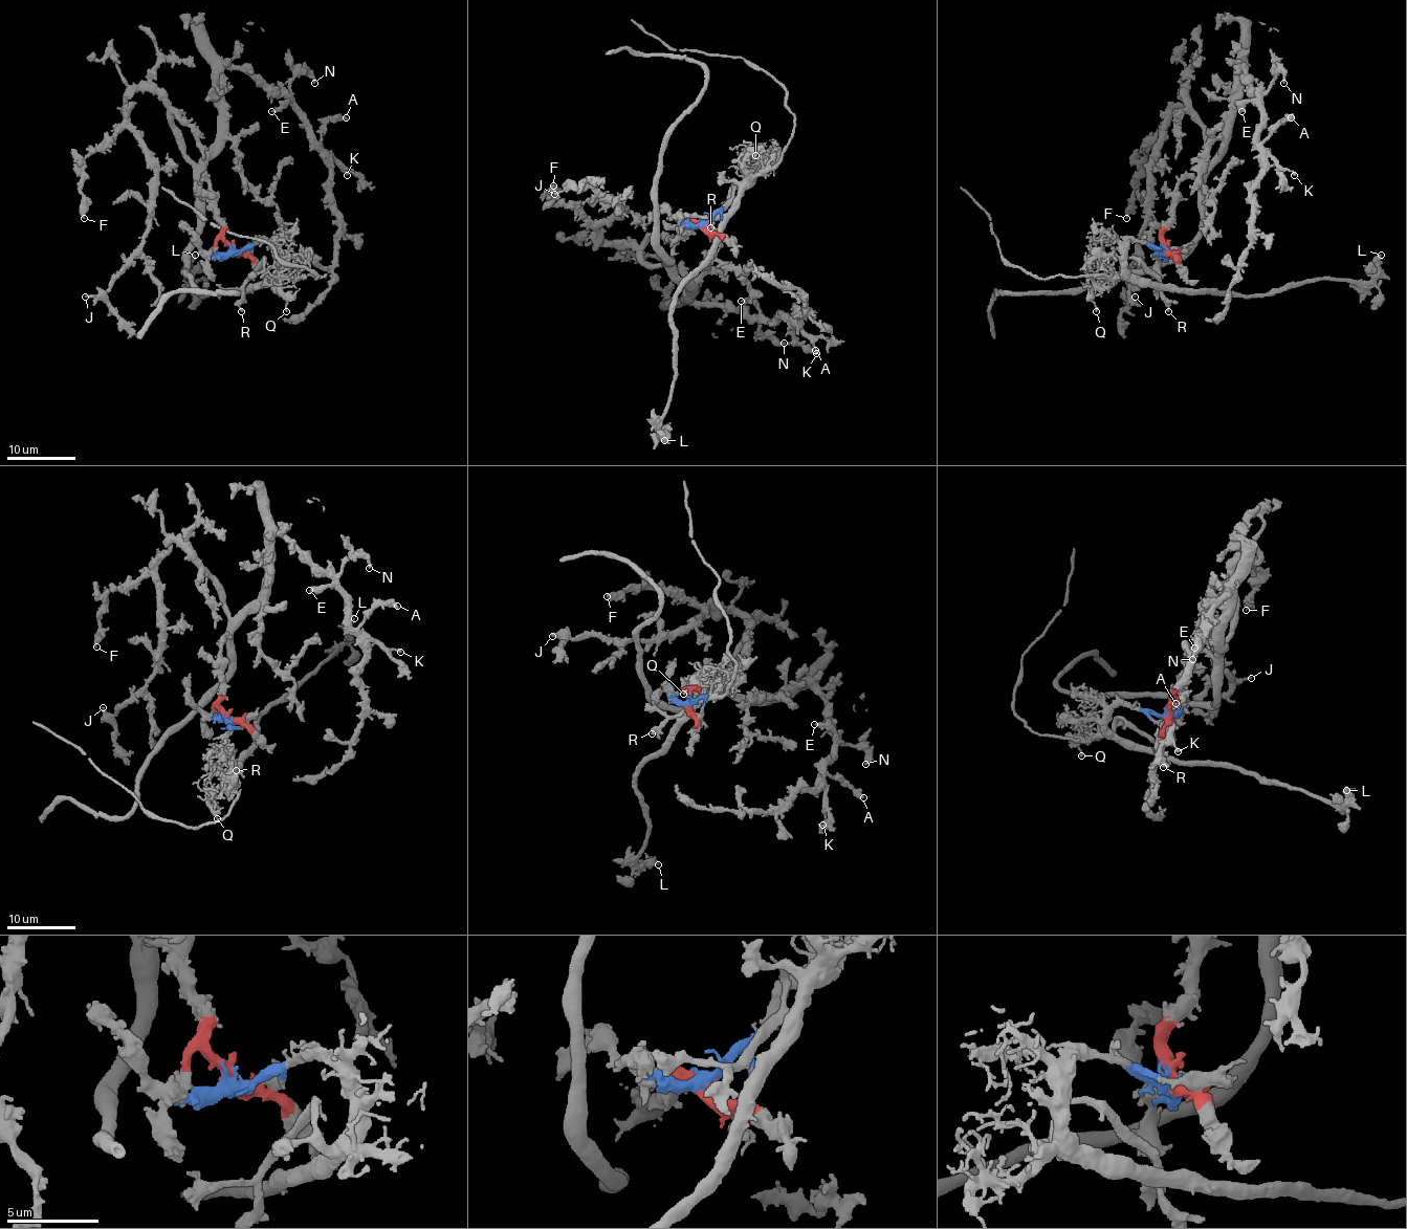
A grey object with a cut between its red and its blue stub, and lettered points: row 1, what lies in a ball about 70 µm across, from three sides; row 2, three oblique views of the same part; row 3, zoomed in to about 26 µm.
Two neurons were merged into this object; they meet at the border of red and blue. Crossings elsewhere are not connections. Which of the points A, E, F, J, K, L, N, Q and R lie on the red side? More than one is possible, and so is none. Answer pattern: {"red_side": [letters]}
{"red_side": ["A", "E", "F", "J", "K", "N"]}

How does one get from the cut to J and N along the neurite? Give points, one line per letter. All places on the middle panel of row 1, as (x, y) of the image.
J: (702, 225), (651, 264), (627, 244), (595, 247), (623, 205), (590, 187), (554, 194)
N: (702, 225), (690, 223), (669, 258), (688, 293), (696, 302), (730, 302), (784, 342)

